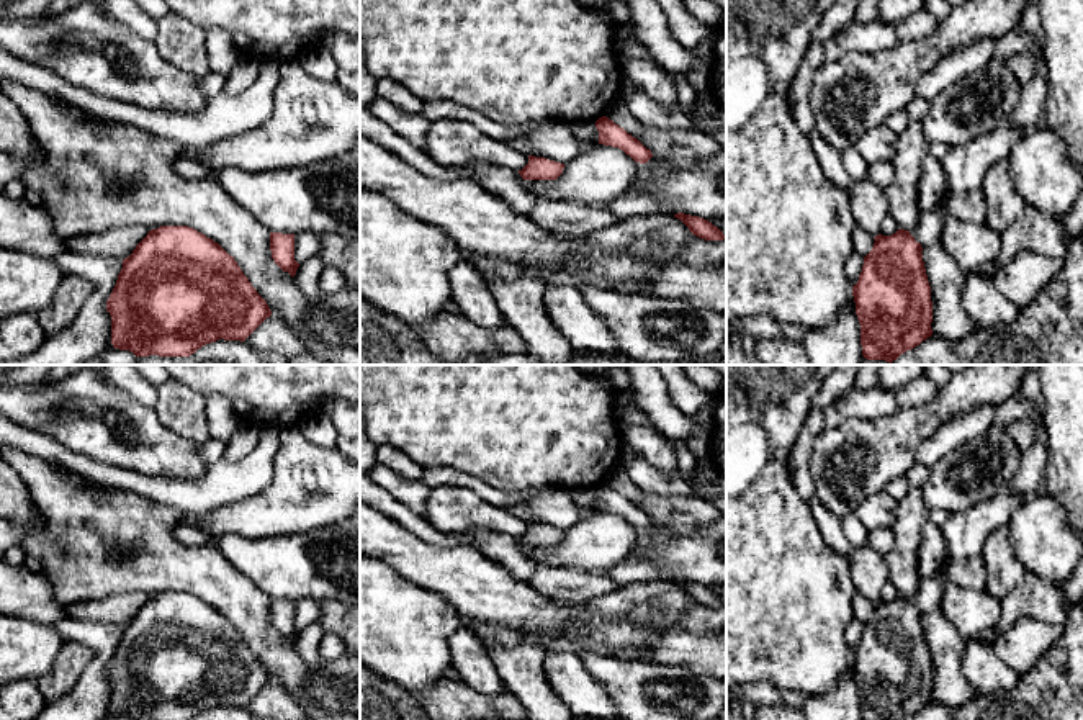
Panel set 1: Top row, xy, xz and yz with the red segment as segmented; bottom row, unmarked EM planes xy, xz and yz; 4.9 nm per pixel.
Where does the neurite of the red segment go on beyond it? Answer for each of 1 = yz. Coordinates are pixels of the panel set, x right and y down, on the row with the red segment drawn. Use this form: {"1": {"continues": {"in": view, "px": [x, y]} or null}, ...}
{"1": {"continues": null}}

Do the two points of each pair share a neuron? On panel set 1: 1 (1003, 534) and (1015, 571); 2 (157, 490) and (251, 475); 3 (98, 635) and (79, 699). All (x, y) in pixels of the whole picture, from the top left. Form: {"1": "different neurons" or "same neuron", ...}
{"1": "same neuron", "2": "same neuron", "3": "same neuron"}

